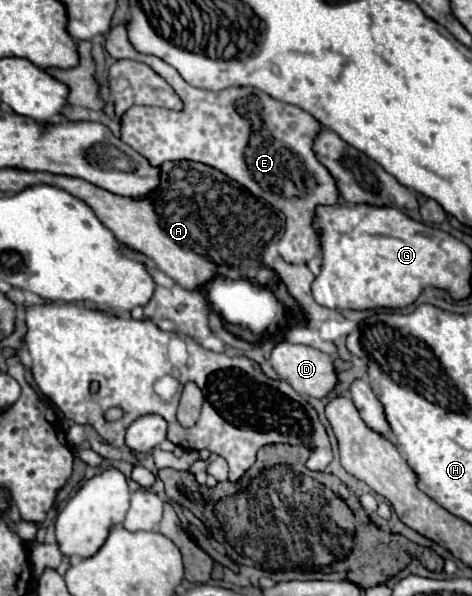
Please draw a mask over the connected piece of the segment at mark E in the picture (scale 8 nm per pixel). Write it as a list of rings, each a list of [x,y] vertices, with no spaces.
[[[125,25],[111,27],[105,49],[115,59],[133,59],[149,65],[183,101],[181,111],[141,105],[129,107],[119,119],[121,141],[141,153],[153,167],[163,161],[191,159],[219,169],[285,213],[287,225],[277,249],[287,263],[305,263],[313,255],[319,255],[319,237],[313,229],[315,207],[337,203],[339,191],[331,173],[313,153],[313,139],[321,125],[307,111],[277,101],[253,87],[229,87],[223,91],[197,89],[185,83],[171,65],[153,55],[137,53],[127,39]]]

